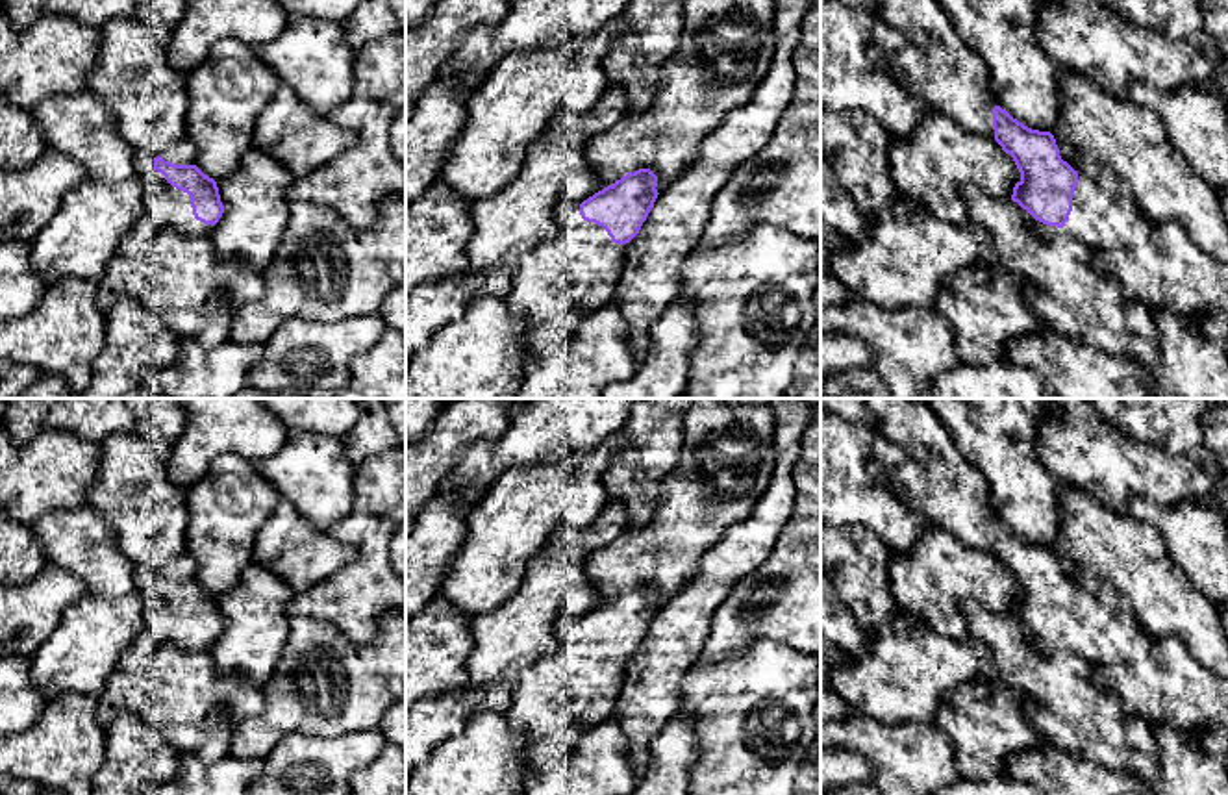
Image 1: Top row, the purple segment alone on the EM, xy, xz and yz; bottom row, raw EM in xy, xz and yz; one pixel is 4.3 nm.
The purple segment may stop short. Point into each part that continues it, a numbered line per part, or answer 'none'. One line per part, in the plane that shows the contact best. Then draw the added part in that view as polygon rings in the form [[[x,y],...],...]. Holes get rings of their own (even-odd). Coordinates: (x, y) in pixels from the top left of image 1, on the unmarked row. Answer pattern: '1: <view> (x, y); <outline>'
1: xy (163, 621); [[[183,550],[169,558],[159,569],[139,567],[135,591],[143,600],[143,615],[137,636],[122,652],[117,671],[148,671],[156,650],[172,643],[183,650],[209,650],[215,641],[194,634],[187,608],[172,602],[161,587],[154,584],[154,574],[161,571],[174,580],[196,580],[196,562]]]

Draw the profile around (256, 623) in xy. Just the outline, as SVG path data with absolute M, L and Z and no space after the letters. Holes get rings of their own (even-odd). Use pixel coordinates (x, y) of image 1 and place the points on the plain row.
M259 562L243 569L232 591L217 597L224 628L209 652L222 673L241 673L256 686L274 675L289 636L289 584Z

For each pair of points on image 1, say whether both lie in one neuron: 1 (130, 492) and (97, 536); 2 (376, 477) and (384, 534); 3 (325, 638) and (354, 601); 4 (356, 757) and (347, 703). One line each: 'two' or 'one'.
1: two
2: two
3: two
4: two

